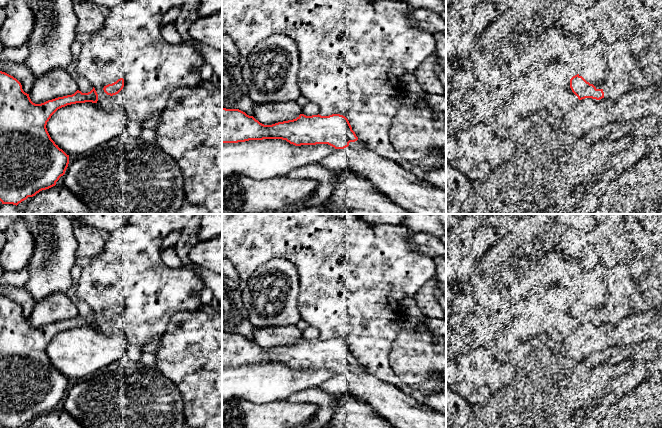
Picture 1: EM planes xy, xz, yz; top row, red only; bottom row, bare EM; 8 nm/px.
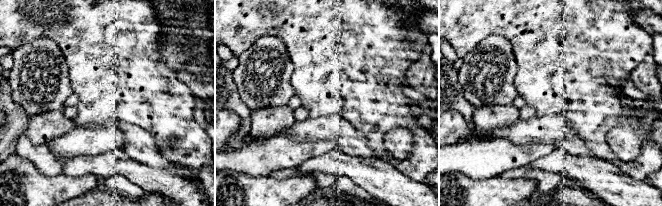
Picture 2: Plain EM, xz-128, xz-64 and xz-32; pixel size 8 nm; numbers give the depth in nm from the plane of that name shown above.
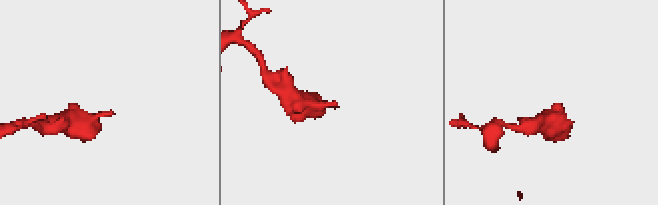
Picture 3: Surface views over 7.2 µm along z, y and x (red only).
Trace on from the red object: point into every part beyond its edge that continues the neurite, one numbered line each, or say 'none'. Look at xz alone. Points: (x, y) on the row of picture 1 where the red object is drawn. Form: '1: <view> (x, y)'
1: xz (359, 145)

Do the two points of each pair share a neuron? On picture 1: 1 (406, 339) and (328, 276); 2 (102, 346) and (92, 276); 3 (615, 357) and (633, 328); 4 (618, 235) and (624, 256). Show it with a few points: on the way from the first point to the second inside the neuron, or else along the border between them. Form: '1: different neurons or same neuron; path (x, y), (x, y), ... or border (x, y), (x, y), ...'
1: different neurons; border (408, 324), (396, 338), (390, 355)
2: different neurons; border (96, 327), (106, 334), (123, 334)
3: different neurons; border (632, 349), (626, 346), (608, 346), (602, 352)
4: same neuron; path (619, 240), (624, 251)

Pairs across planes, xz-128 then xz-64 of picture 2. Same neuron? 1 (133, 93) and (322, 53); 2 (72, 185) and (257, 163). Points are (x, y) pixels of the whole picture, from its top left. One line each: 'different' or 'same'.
1: same
2: different

